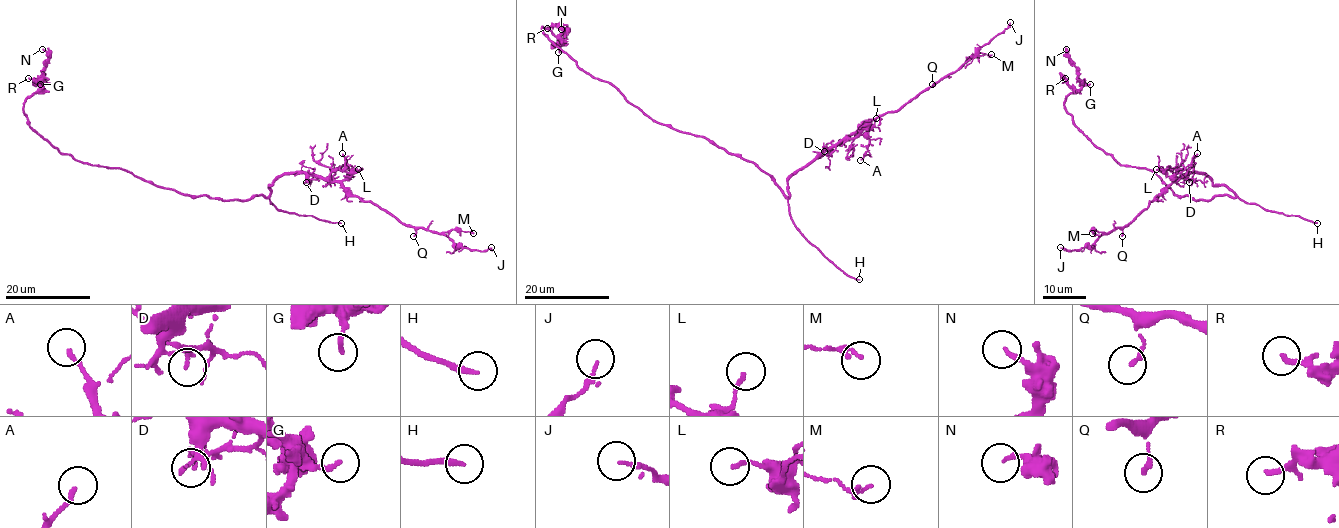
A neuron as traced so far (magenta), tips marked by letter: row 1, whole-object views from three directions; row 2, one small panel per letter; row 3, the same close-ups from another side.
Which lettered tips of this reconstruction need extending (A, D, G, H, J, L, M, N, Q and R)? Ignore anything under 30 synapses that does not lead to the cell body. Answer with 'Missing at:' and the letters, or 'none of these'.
Missing at: H

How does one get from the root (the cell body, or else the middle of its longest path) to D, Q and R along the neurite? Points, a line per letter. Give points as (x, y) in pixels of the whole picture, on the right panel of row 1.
D: (1201, 199), (1236, 195), (1224, 185), (1215, 185), (1204, 174), (1190, 173), (1185, 179), (1189, 182)
Q: (1201, 199), (1236, 195), (1224, 185), (1215, 185), (1204, 174), (1187, 173), (1150, 200), (1123, 228), (1122, 236)
R: (1201, 199), (1177, 196), (1154, 172), (1121, 165), (1099, 149), (1064, 105), (1074, 91), (1065, 78)

